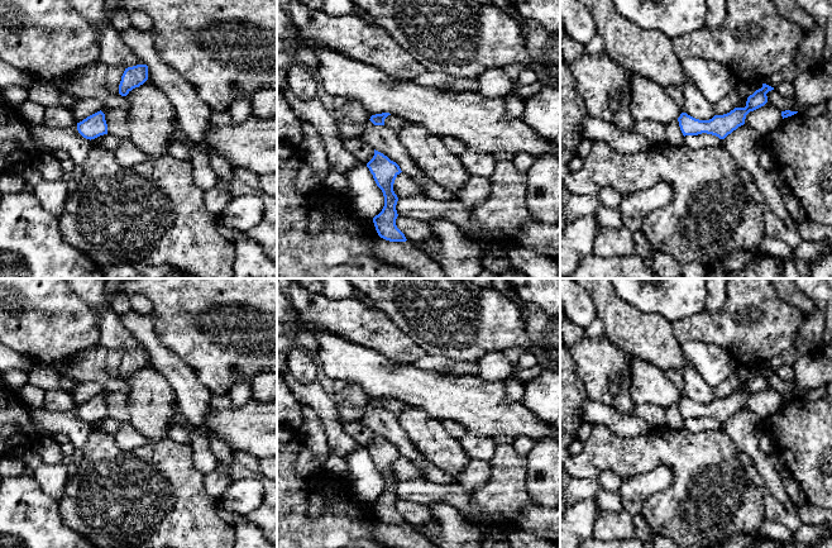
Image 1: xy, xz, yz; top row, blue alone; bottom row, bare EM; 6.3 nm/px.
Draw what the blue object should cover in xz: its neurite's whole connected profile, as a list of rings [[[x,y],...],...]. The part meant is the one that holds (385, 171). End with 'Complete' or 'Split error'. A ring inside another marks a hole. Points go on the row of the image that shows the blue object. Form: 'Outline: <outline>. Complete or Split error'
Outline: [[[374,149],[374,156],[367,163],[367,167],[384,196],[382,211],[373,218],[378,235],[389,242],[406,242],[405,234],[396,225],[398,197],[393,191],[393,184],[396,177],[402,172],[400,166]]]. Complete

